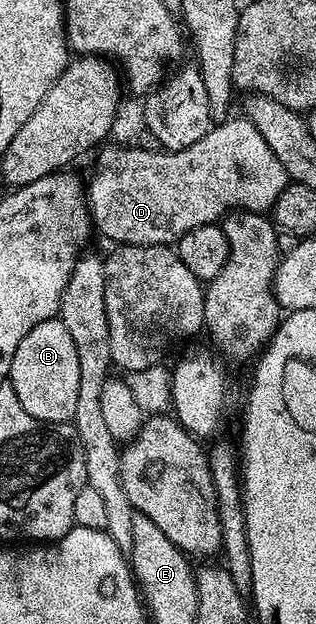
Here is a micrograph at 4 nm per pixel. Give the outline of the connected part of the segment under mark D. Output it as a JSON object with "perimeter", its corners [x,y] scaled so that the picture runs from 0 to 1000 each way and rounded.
{"perimeter":[[[725,191],[703,200],[677,200],[646,216],[646,223],[633,223],[620,229],[608,229],[608,236],[582,236],[547,242],[503,242],[497,237],[481,240],[415,239],[377,236],[380,239],[326,237],[323,247],[310,252],[310,266],[297,271],[285,290],[278,284],[278,327],[285,332],[285,348],[301,369],[310,367],[339,380],[342,385],[361,386],[373,393],[535,393],[547,394],[573,380],[595,377],[595,370],[608,370],[636,361],[671,361],[699,356],[722,338],[744,335],[788,335],[797,341],[842,341],[864,337],[867,327],[880,314],[905,304],[911,285],[899,268],[886,261],[886,255],[873,255],[873,248],[861,242],[861,236],[848,236],[848,229],[835,229],[835,216],[823,216],[823,210],[810,210],[810,204],[775,191]]]}

